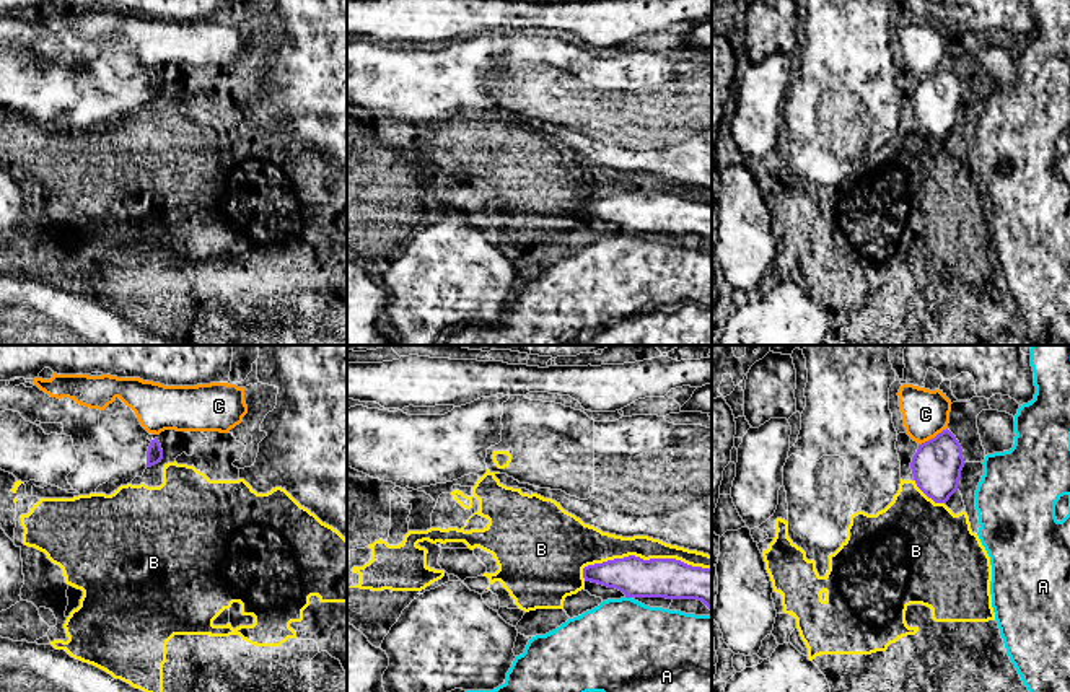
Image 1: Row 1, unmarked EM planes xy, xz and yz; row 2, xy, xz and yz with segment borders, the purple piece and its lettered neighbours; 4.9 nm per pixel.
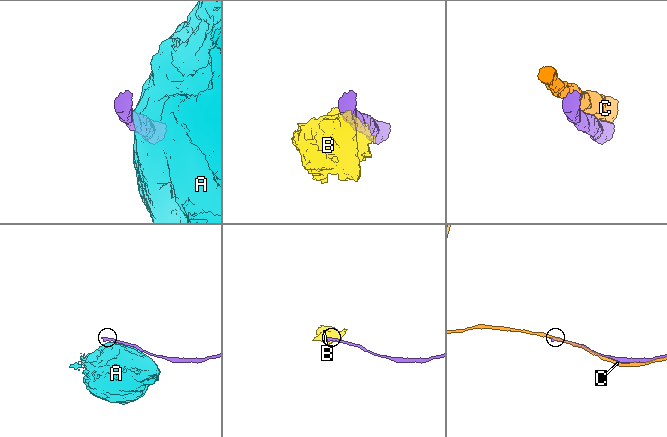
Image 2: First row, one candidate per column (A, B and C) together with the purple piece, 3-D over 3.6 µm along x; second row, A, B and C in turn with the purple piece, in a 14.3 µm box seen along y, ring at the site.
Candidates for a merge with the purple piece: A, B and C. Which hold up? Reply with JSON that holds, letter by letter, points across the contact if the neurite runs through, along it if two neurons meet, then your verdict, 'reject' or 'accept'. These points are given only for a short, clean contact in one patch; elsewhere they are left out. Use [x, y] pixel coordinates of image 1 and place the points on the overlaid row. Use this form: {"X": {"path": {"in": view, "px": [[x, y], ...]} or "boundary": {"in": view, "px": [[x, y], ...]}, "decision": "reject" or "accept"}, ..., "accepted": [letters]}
{"A": {"decision": "reject"}, "B": {"decision": "reject"}, "C": {"decision": "reject"}, "accepted": []}

